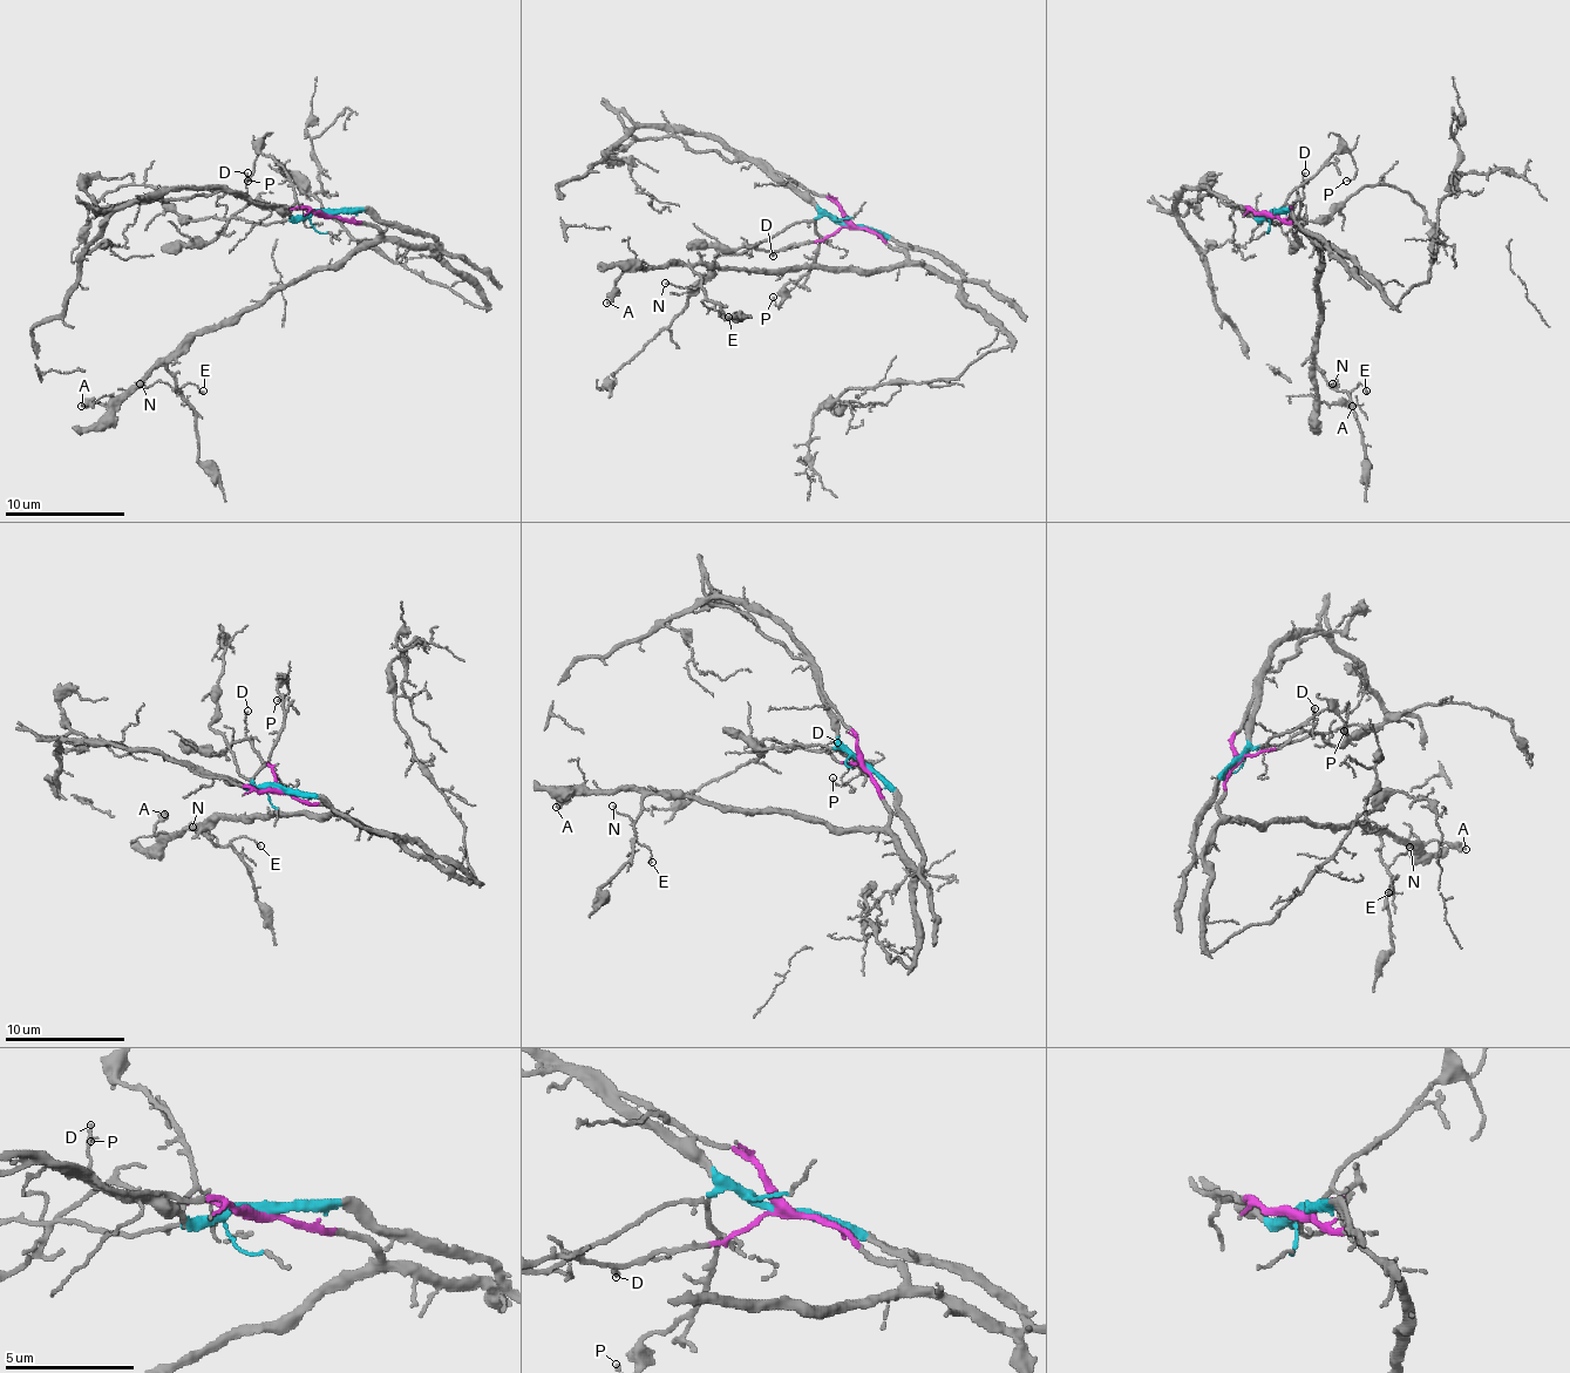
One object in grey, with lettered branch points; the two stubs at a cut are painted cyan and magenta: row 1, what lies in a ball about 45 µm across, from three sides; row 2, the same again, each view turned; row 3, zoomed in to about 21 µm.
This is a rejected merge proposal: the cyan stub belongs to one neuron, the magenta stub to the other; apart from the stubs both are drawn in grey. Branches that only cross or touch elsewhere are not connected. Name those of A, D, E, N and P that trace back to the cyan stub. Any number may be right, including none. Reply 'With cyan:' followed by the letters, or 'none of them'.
With cyan: P

